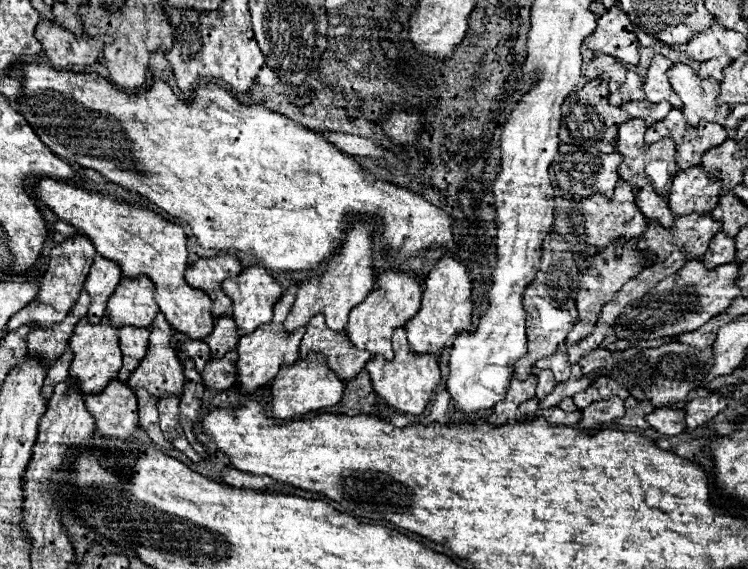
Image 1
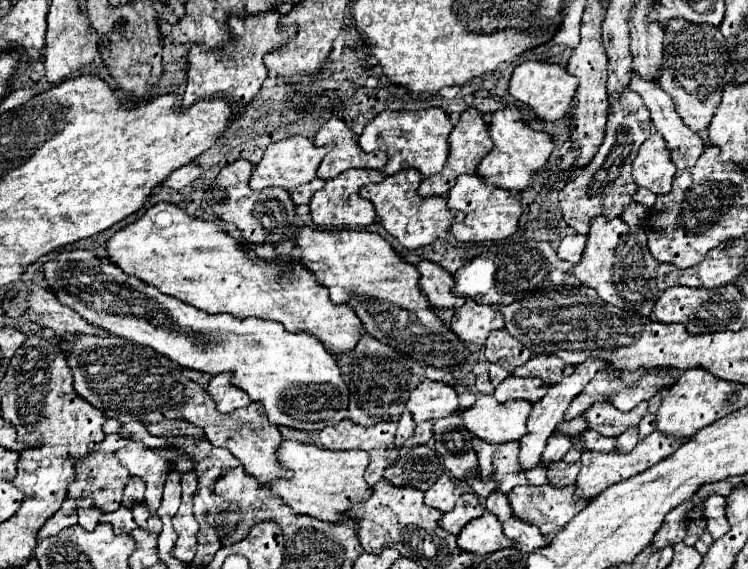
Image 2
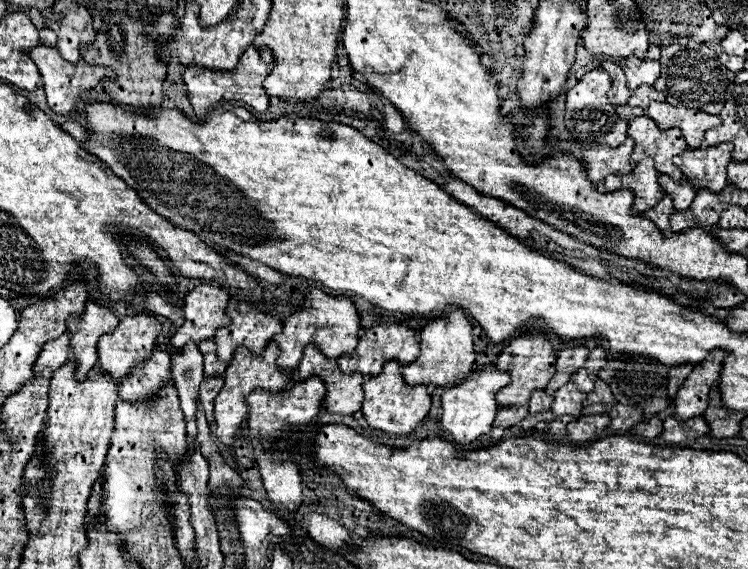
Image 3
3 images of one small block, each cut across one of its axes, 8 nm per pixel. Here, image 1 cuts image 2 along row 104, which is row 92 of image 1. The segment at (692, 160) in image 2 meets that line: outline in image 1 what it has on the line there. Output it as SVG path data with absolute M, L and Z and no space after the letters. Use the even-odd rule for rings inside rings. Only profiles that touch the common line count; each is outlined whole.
M656 54L652 58L652 64L648 68L646 74L646 82L644 82L644 92L646 92L646 100L650 100L652 104L658 104L662 100L670 102L674 108L682 108L682 100L672 92L672 86L668 84L668 68L672 68L672 62L666 56Z

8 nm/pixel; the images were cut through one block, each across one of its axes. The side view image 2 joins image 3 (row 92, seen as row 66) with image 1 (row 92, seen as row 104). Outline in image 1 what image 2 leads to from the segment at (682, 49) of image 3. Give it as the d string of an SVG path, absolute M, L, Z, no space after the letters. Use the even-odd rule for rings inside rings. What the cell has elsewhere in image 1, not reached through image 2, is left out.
M686 64L672 66L668 70L668 78L674 92L684 102L682 114L690 124L700 124L700 120L724 124L730 108L716 106L716 96L720 92L720 84L716 80L700 80L698 74Z

